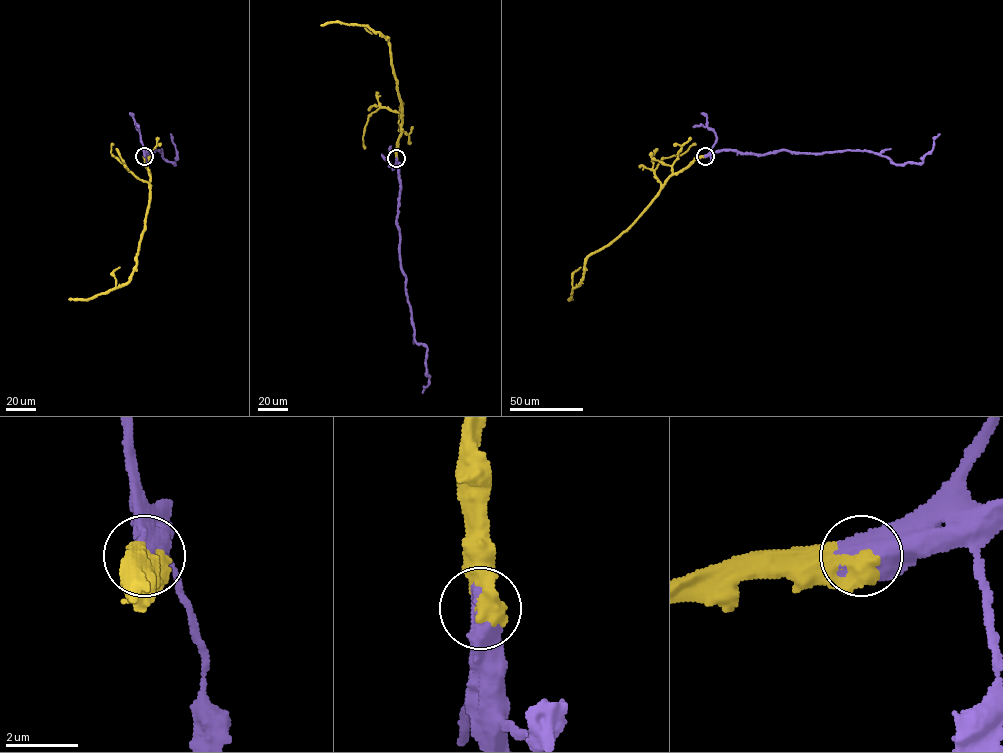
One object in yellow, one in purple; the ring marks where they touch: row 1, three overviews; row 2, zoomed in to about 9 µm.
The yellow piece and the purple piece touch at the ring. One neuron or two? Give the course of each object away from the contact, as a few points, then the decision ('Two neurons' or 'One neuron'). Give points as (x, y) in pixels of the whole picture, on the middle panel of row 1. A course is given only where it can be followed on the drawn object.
Course of yellow: (396, 158), (402, 105), (388, 38), (366, 26), (339, 22), (321, 25). Course of purple: (396, 158), (400, 181), (397, 223), (399, 260), (405, 277), (414, 339), (427, 347), (429, 383), (423, 393). One neuron

